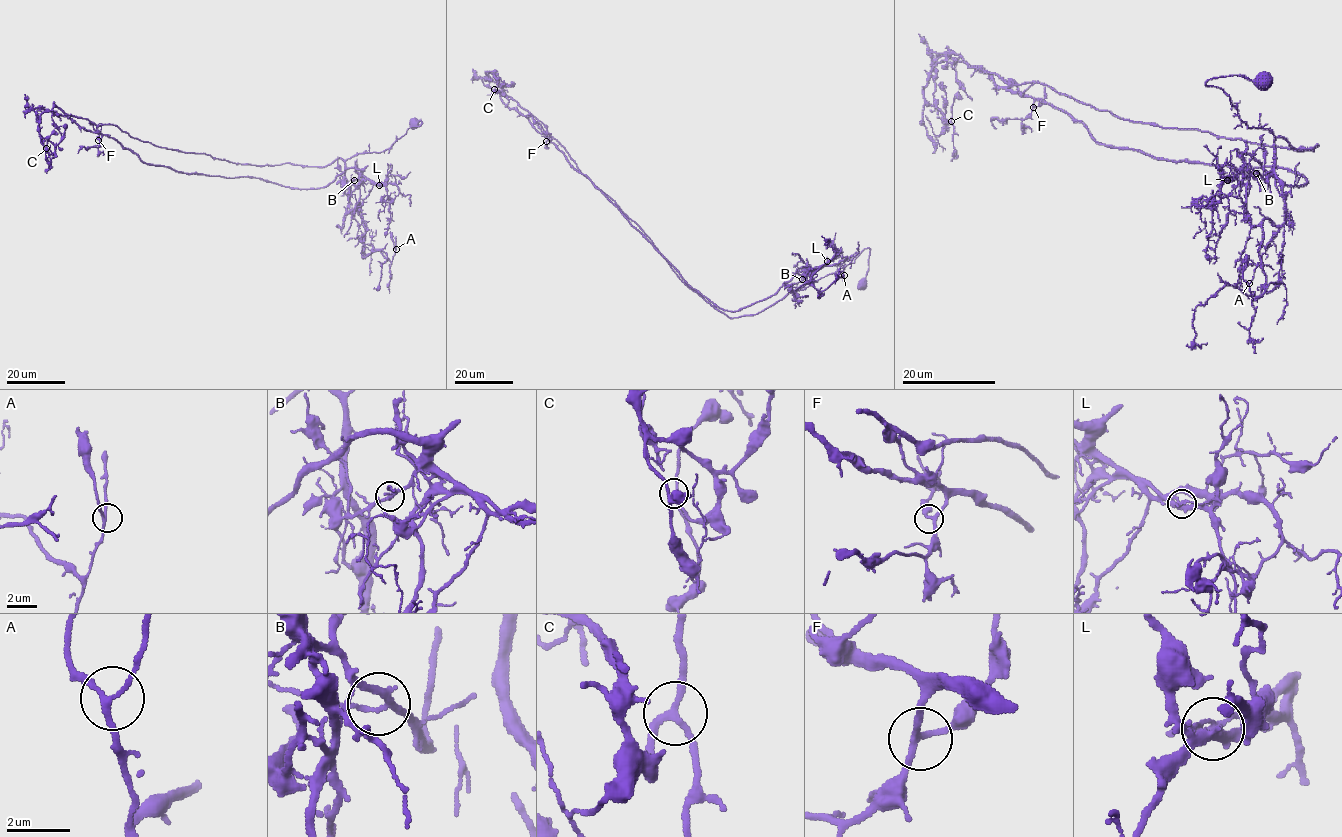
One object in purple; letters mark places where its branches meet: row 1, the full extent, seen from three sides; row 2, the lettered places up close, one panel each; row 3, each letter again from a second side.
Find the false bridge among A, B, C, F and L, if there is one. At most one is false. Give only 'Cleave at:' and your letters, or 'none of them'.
Cleave at: L

